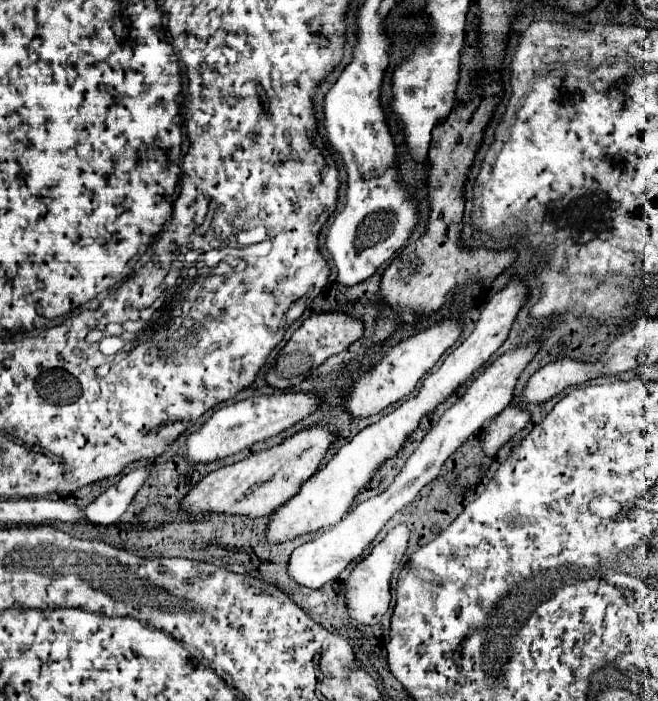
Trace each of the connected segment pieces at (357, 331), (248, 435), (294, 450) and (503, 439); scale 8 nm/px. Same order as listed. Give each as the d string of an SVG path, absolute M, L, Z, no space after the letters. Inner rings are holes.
M318 313L308 317L300 329L294 331L292 339L282 347L282 349L290 349L290 351L280 351L278 361L276 361L276 369L270 369L270 373L266 375L266 381L280 389L280 391L290 391L296 385L300 385L314 367L320 367L330 355L336 355L344 349L348 349L354 341L358 341L362 337L362 329L364 323L362 319L356 319L348 313Z
M272 393L272 395L258 395L226 405L220 411L216 411L198 433L188 437L184 457L194 463L210 463L240 453L242 449L258 441L264 441L268 437L274 437L290 429L298 421L312 415L320 405L322 405L320 393Z
M316 425L306 431L300 431L268 451L250 455L244 461L208 473L188 491L180 505L192 519L204 519L210 513L246 515L252 519L270 515L282 503L286 503L286 497L294 497L294 493L298 493L302 481L310 479L316 473L332 441L334 433L330 433L326 425Z
M518 405L506 407L484 431L482 437L482 449L486 457L494 457L504 443L508 443L518 431L522 431L530 423L532 415L530 411L524 411Z

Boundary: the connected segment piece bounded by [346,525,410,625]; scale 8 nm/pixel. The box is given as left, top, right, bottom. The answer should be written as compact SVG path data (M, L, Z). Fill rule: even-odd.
M398 525L364 557L358 561L358 565L352 569L350 577L346 579L346 607L352 619L356 619L362 625L376 625L382 615L390 607L390 577L392 571L400 565L402 555L408 545L410 531L406 525Z

